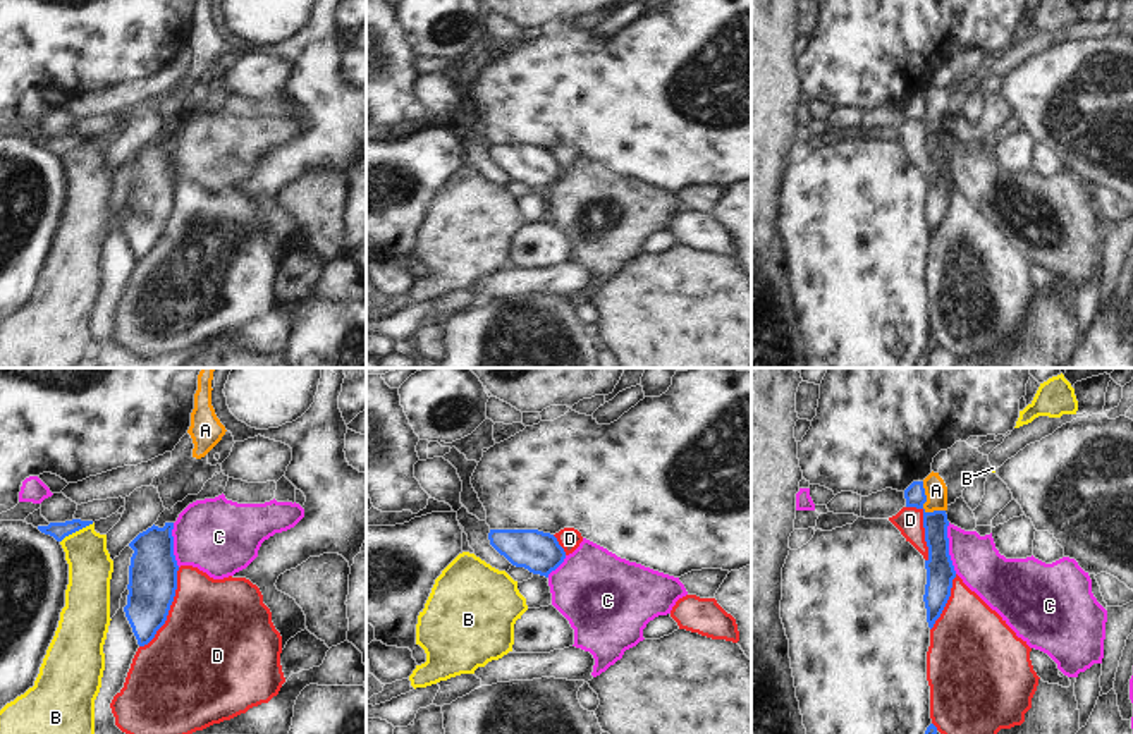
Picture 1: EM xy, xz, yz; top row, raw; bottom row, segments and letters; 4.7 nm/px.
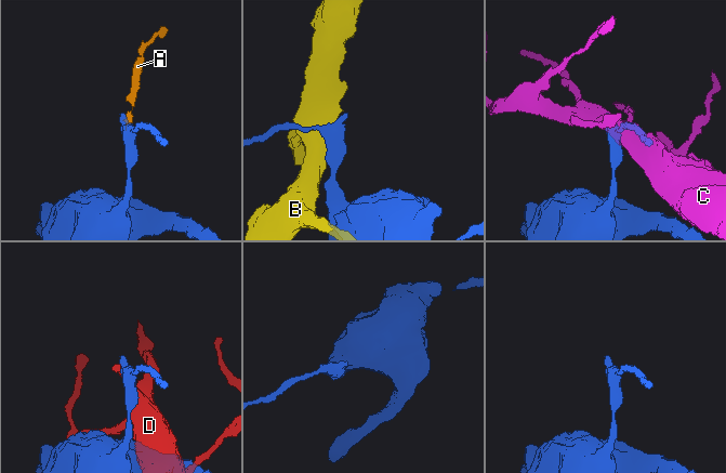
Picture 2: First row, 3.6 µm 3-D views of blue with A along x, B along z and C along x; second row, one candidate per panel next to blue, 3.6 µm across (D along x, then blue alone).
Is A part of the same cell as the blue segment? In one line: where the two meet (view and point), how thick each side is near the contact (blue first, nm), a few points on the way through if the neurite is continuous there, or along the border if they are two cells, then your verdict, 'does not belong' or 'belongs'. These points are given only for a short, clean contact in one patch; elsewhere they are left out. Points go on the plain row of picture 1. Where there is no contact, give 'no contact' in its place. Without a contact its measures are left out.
meets blue in yz at (922, 121); 120 nm thick on the blue side, 110 nm on the other; border along yz (922, 97), (924, 122), (927, 126), (944, 126); does not belong

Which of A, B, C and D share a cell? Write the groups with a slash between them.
A D / B / C

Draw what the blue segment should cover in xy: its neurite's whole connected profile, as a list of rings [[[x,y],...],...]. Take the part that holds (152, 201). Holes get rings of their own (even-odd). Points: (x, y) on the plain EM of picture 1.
[[[174,138],[153,139],[129,158],[134,168],[124,227],[139,261],[148,260],[165,239],[175,211],[179,180],[172,144]]]

